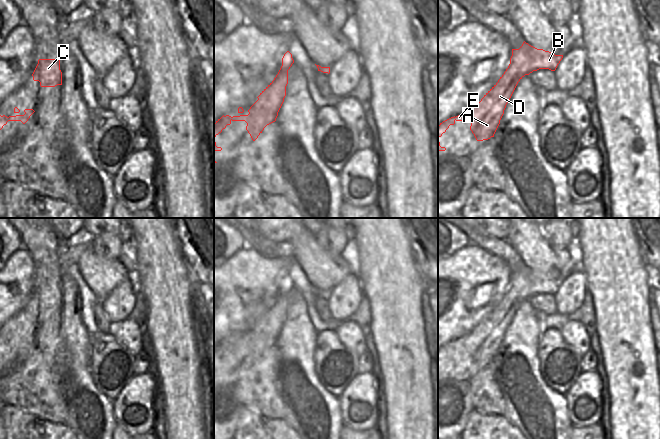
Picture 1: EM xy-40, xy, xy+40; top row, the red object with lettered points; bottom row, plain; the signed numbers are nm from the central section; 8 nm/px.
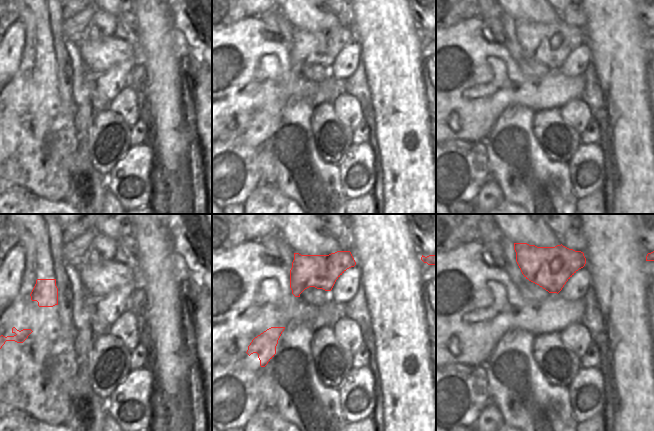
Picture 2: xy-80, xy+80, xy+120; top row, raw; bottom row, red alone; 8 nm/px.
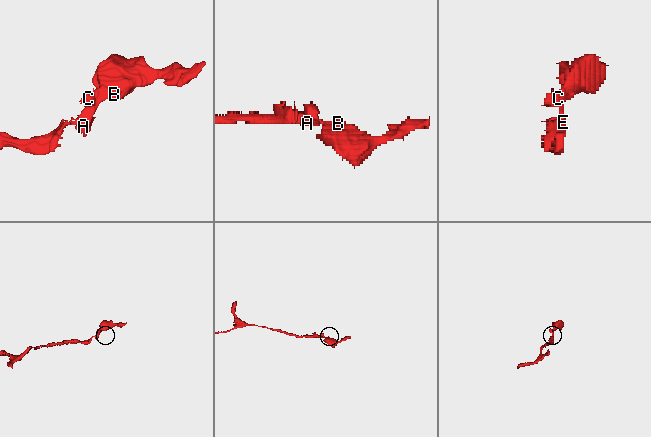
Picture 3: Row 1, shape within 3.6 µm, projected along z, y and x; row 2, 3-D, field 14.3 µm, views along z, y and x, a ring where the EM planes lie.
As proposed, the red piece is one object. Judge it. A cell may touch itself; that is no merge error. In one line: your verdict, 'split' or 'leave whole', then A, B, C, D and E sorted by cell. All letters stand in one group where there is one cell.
leave whole; A B C D E

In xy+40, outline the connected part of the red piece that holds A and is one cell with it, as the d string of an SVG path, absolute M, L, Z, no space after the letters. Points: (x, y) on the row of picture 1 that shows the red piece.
M525 41L519 49L512 49L512 56L510 58L510 64L504 74L500 77L498 82L484 95L479 103L475 103L472 115L461 114L451 117L438 125L438 138L449 128L450 125L454 125L456 121L469 121L471 123L470 130L474 134L477 141L488 140L494 137L494 134L500 124L500 120L504 114L507 103L509 102L518 82L525 76L529 75L533 71L539 69L549 69L555 71L558 64L562 60L563 55L555 55L549 51L543 49L537 49Z

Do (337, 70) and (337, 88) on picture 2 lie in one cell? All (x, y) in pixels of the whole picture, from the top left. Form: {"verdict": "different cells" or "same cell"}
{"verdict": "different cells"}

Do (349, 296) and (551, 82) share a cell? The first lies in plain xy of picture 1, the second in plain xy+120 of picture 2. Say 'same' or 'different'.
different

